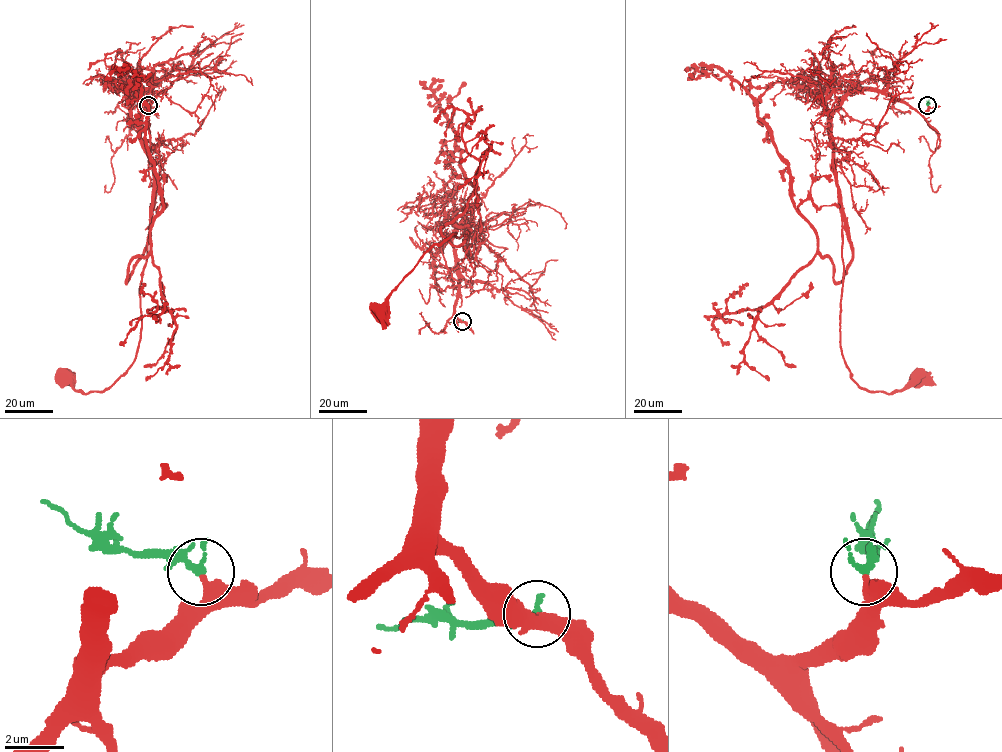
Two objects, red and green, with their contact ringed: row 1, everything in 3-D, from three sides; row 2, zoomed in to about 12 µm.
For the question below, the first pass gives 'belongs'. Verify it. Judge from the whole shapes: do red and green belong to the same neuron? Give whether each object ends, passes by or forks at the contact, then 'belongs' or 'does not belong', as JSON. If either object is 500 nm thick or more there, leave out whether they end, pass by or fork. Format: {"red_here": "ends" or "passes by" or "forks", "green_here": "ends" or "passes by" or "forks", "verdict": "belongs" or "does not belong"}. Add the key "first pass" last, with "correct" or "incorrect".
{"red_here": "ends", "green_here": "forks", "verdict": "belongs", "first pass": "correct"}

